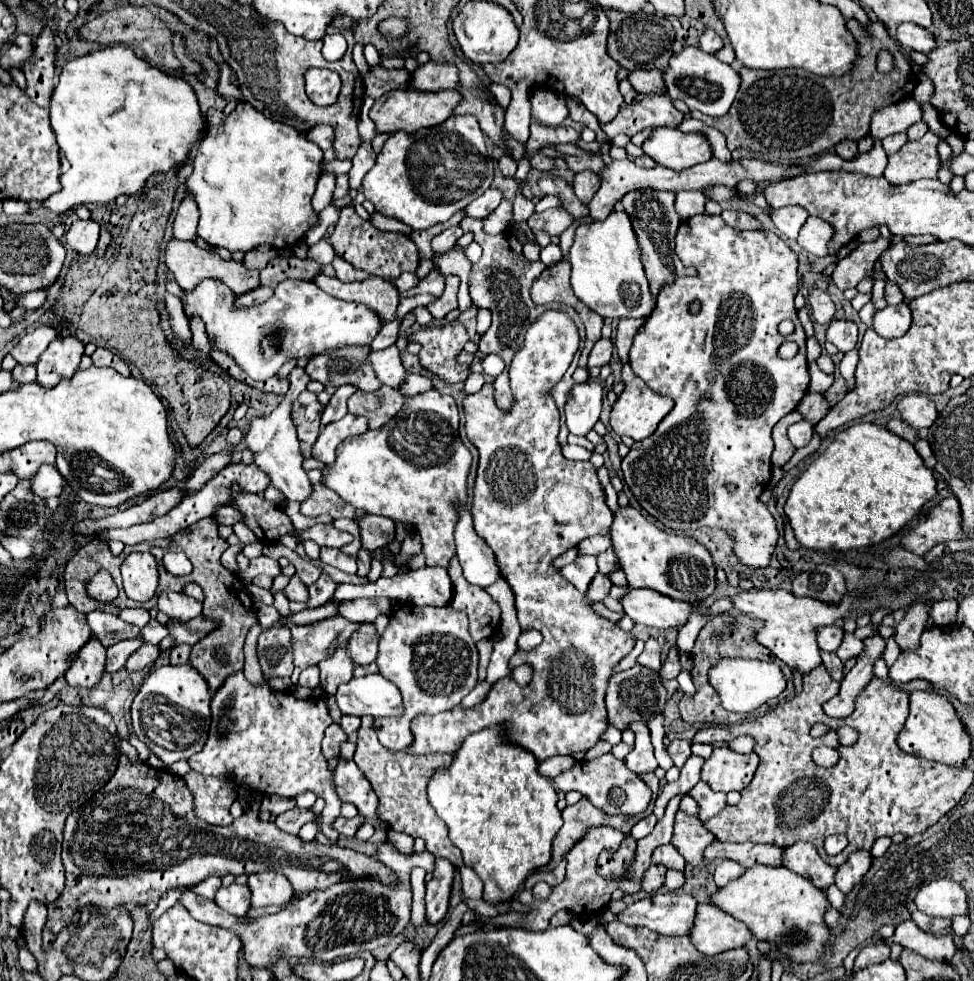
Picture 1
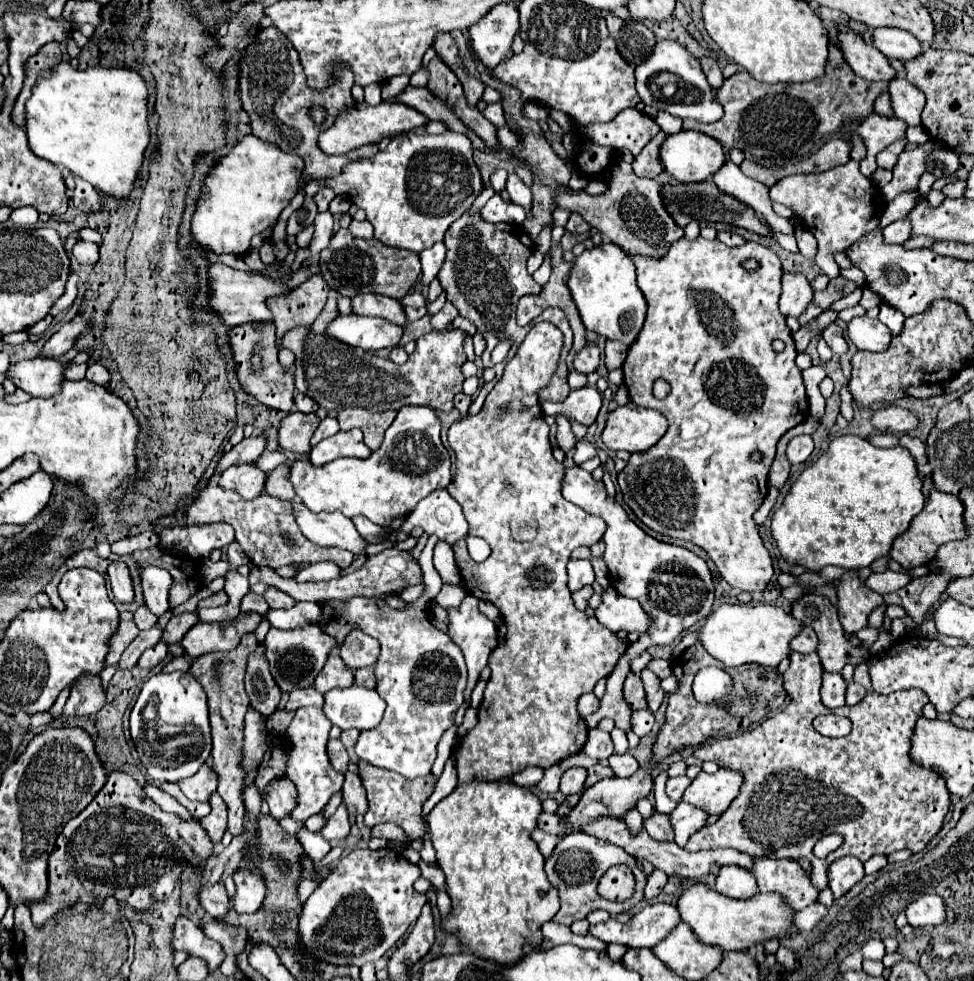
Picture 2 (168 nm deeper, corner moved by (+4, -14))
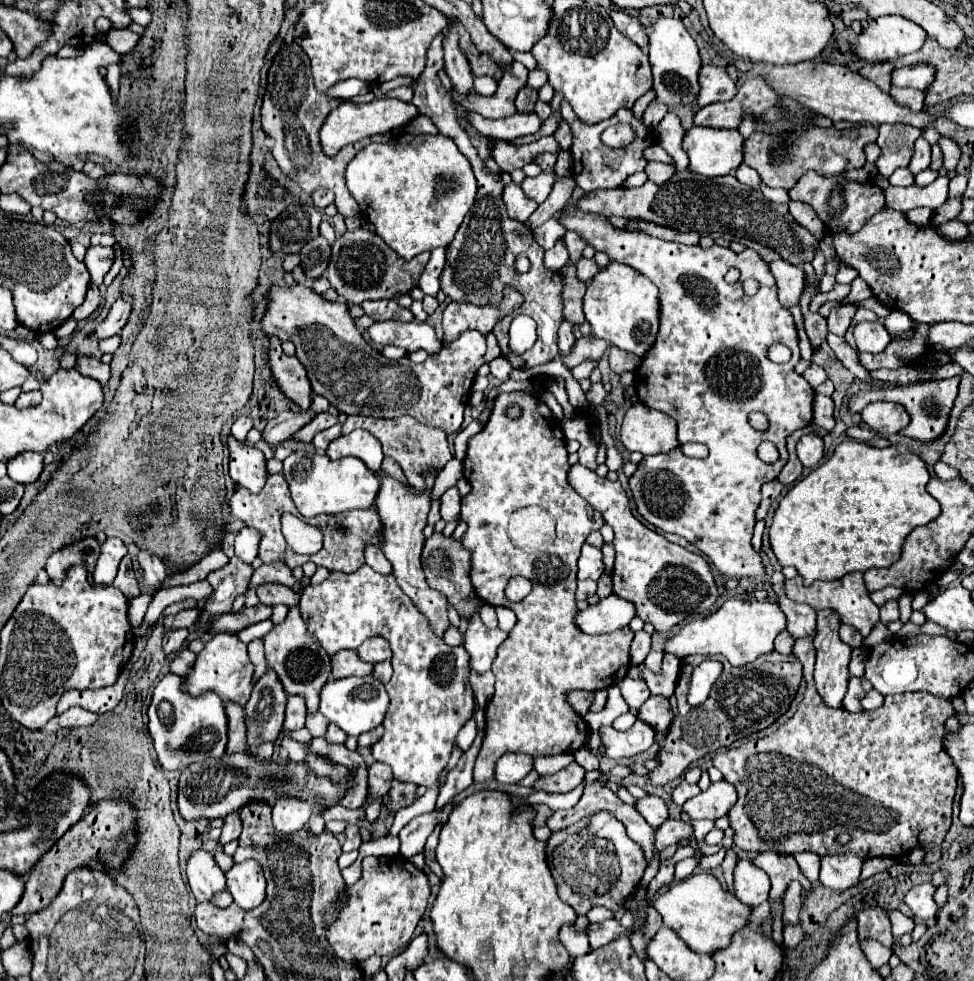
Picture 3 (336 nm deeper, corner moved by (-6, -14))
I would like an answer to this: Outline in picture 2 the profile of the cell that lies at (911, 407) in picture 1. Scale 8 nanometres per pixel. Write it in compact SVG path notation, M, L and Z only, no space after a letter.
M886 407L874 413L872 423L886 433L908 433L918 427L918 415L902 407Z

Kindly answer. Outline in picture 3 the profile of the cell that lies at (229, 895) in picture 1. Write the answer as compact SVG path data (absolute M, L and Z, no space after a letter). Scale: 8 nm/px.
M196 849L188 857L186 877L196 901L210 901L214 893L224 891L226 887L224 871L216 865L214 857L204 849Z

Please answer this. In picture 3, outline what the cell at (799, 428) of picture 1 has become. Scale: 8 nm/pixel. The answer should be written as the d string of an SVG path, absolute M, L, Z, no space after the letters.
M804 435L796 445L798 459L805 468L814 467L824 455L824 441L820 435Z

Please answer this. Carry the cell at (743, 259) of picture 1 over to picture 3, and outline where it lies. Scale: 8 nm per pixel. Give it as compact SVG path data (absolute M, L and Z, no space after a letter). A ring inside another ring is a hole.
M566 205L560 211L558 221L564 225L564 229L578 233L578 237L586 245L594 247L594 251L604 251L610 257L610 261L630 265L660 289L660 331L654 347L646 353L646 357L634 373L636 395L644 405L676 419L680 445L694 441L704 443L710 451L706 459L686 457L680 447L676 447L670 453L644 457L638 465L638 471L630 477L630 489L636 499L638 513L654 527L664 529L668 533L676 533L694 547L698 547L724 575L738 579L766 575L760 555L750 545L752 531L756 525L754 513L760 503L760 487L776 479L780 469L786 465L786 437L796 429L808 427L812 423L814 403L814 389L802 375L794 373L794 365L800 361L798 333L790 311L778 303L776 283L766 261L762 261L754 249L734 253L732 249L718 245L712 245L710 249L702 249L698 245L688 247L668 243L640 231L616 229L604 215L584 213L574 205ZM730 267L736 267L740 271L740 281L734 285L728 285L724 281L724 275ZM750 277L760 281L760 289L756 295L746 297L742 291L742 281ZM774 343L784 343L786 347L790 347L792 359L788 363L778 365L766 357L768 347ZM750 411L760 411L770 419L768 431L760 433L750 427ZM762 439L770 439L776 445L780 453L780 459L776 463L766 465L756 457L756 447Z

